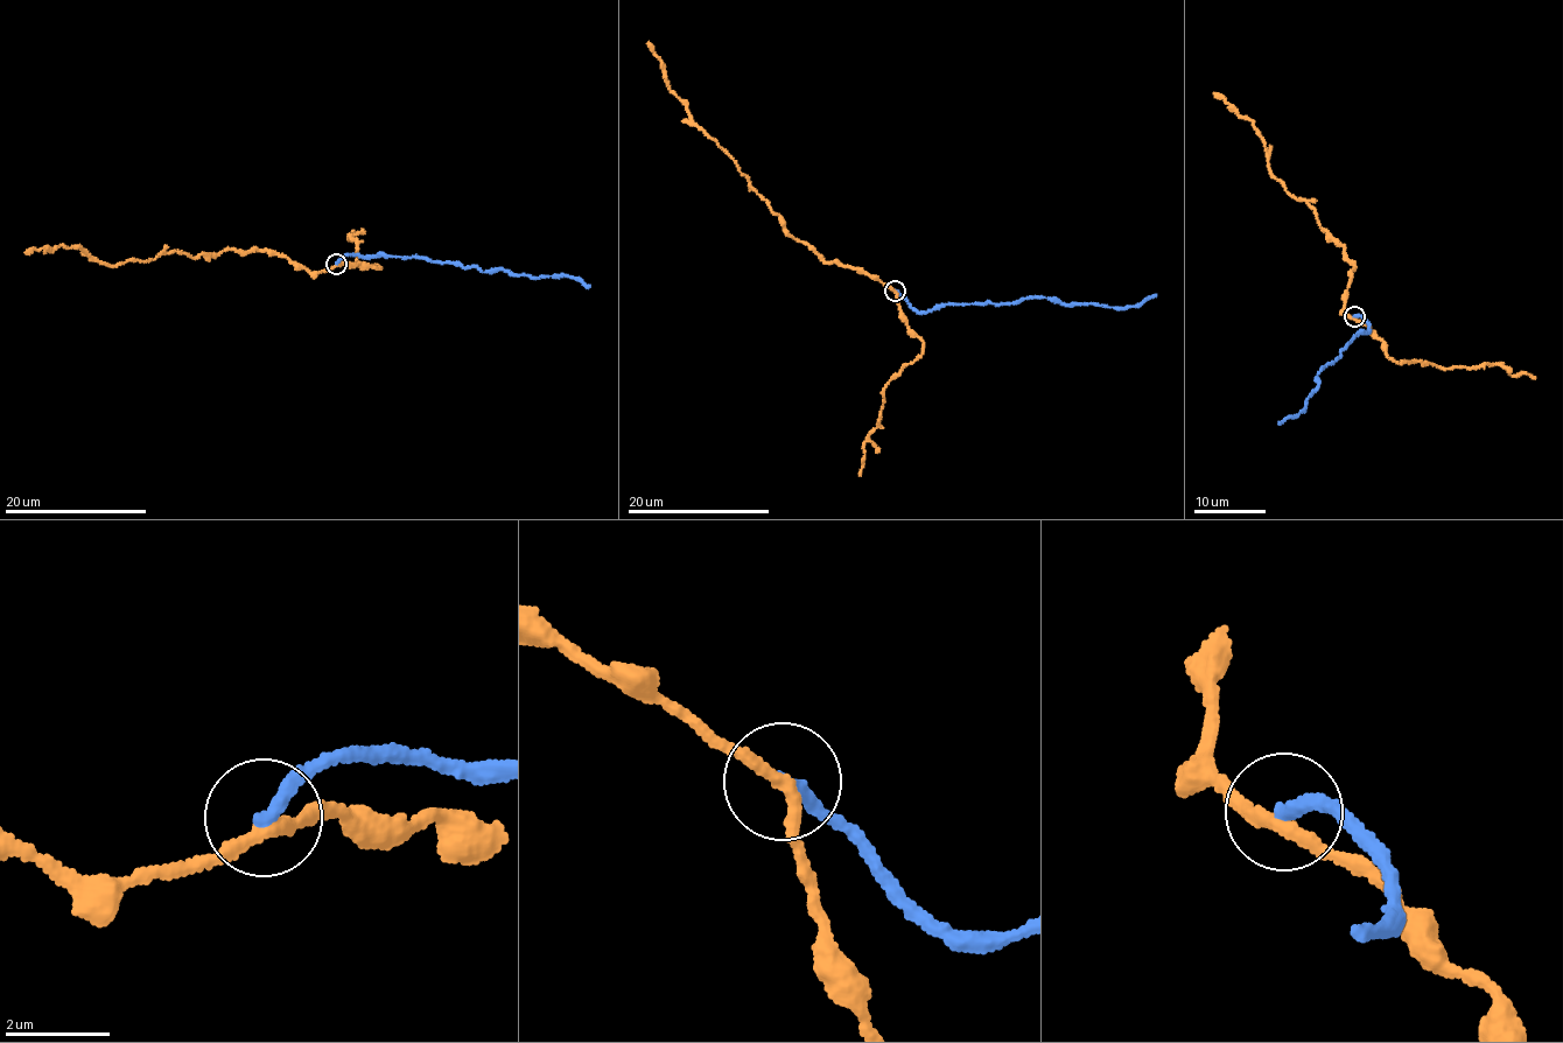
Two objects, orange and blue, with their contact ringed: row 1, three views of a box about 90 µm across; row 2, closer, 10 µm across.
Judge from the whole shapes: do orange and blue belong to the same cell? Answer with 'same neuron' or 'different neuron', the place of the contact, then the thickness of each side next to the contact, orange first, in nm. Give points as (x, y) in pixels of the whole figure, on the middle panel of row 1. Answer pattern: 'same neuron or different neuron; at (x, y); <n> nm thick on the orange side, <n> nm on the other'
different neuron; at (895, 291); 240 nm thick on the orange side, 280 nm on the other

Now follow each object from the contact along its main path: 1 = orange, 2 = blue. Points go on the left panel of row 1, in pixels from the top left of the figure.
1: (336, 264), (312, 272), (257, 250), (208, 258), (175, 251), (148, 261), (111, 265), (77, 247), (26, 252)
2: (336, 264), (344, 256), (389, 256), (481, 267), (484, 272), (500, 270), (527, 275), (576, 278), (590, 286)

